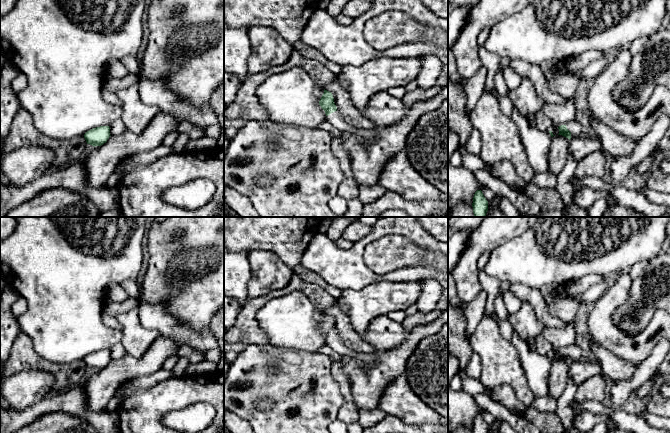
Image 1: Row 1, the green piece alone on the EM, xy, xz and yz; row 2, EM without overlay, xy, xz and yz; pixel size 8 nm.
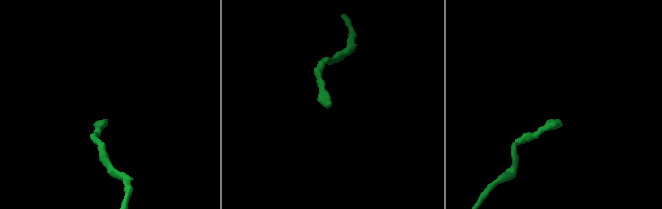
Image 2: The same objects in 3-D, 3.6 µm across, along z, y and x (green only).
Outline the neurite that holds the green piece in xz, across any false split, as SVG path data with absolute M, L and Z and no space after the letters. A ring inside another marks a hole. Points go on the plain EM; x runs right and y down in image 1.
M324 313L324 317L319 325L319 329L325 335L327 345L334 349L340 355L355 357L359 351L350 348L337 335L334 322L331 316Z

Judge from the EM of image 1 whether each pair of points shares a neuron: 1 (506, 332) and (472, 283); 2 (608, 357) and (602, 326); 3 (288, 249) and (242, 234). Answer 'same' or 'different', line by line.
1: different
2: different
3: same

